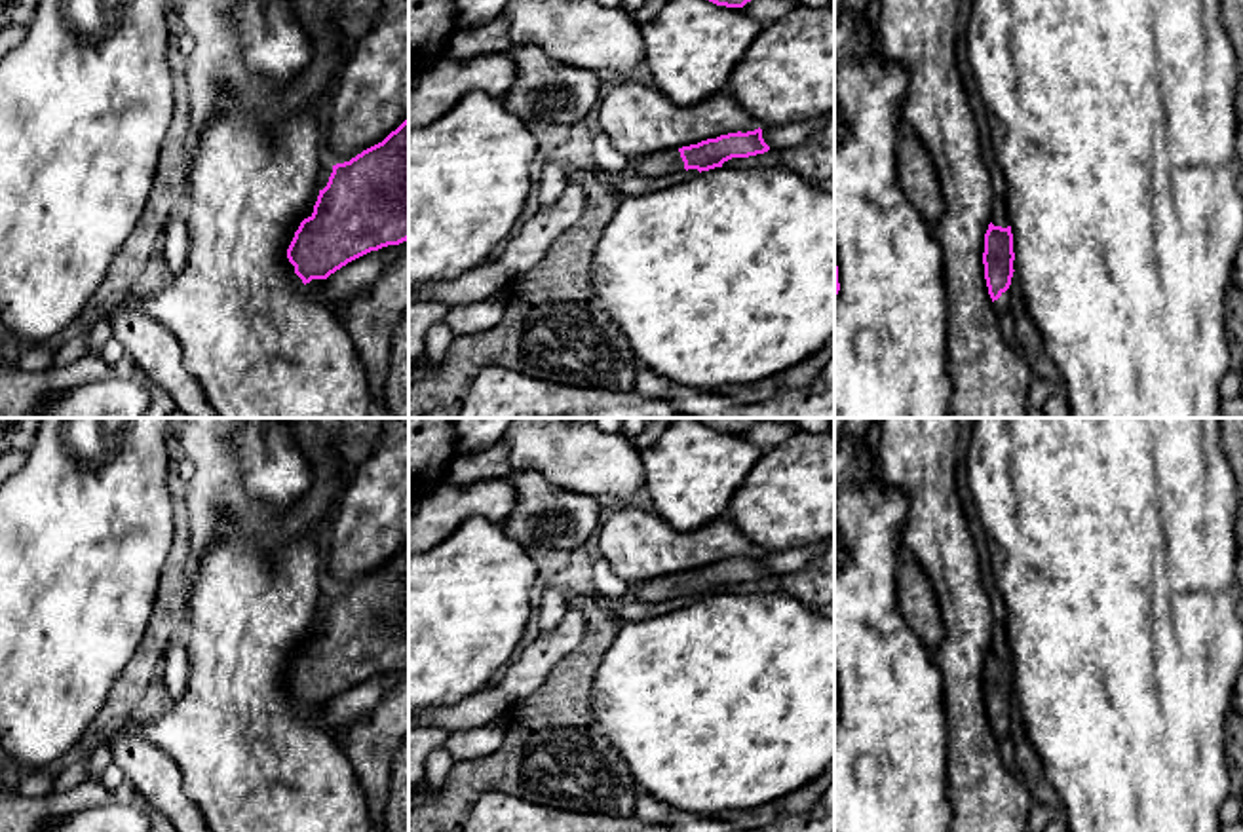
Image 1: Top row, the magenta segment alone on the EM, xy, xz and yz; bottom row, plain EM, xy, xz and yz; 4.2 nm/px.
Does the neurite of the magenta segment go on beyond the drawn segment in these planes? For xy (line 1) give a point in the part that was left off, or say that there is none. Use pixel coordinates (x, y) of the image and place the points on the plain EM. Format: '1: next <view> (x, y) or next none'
1: next none

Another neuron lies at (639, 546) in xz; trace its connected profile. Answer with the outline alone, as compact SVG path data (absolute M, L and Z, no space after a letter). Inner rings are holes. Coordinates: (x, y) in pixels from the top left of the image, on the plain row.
M623 509L601 522L595 538L601 557L631 587L720 560L758 555L756 545L728 517L679 532L656 513Z

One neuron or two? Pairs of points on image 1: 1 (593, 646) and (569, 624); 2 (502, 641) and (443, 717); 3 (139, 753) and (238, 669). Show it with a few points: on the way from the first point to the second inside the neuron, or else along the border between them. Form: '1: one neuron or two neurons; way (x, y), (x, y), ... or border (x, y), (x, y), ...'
1: two neurons; border (588, 612), (582, 639), (552, 669)
2: two neurons; border (487, 684), (455, 703), (428, 711)
3: two neurons; border (139, 720), (135, 732), (158, 747), (181, 775)

